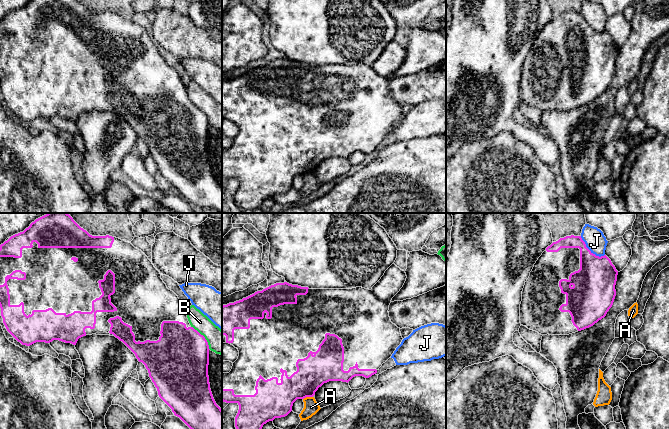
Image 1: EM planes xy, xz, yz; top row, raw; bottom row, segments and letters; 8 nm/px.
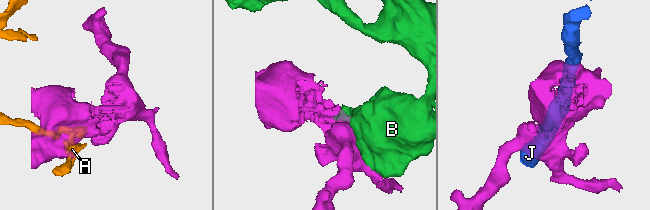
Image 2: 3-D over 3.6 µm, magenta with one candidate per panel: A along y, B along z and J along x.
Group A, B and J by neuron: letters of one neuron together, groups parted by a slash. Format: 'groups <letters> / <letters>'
groups A / B / J

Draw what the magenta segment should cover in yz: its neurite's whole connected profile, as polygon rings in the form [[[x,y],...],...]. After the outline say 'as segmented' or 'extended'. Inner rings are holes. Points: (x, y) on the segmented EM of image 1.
[[[566,236],[564,238],[560,238],[558,241],[553,242],[550,246],[546,248],[546,250],[542,253],[542,255],[538,258],[532,271],[530,272],[530,276],[525,282],[523,291],[522,291],[522,301],[520,304],[520,323],[523,326],[526,326],[528,329],[538,332],[541,335],[569,335],[586,328],[593,326],[599,320],[604,318],[612,307],[616,290],[615,285],[617,281],[618,271],[615,266],[612,264],[611,260],[606,256],[596,256],[593,254],[587,247],[585,242],[582,240],[581,236]]]; extended

